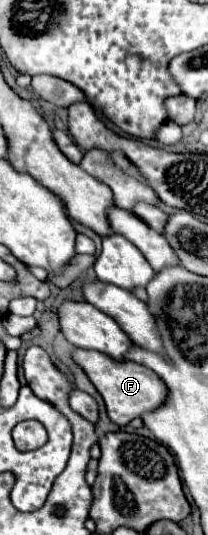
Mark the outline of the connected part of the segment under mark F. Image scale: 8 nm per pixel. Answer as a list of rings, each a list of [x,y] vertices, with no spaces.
[[[77,348],[73,352],[73,360],[87,372],[89,380],[95,384],[97,392],[105,400],[109,418],[119,426],[125,426],[133,418],[139,418],[145,412],[157,410],[159,406],[163,406],[167,402],[167,396],[169,396],[167,384],[155,372],[151,372],[151,368],[145,368],[143,364],[135,364],[129,360],[117,362],[117,360],[113,360],[101,352],[81,350],[81,348]]]

